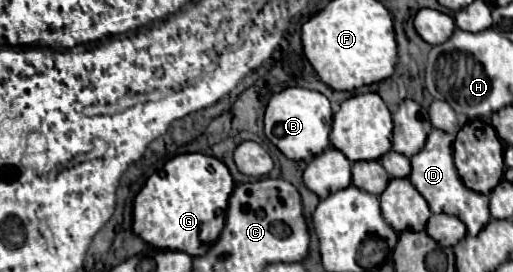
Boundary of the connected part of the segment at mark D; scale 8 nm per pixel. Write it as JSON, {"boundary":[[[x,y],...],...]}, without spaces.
{"boundary":[[[433,129],[427,137],[427,143],[425,143],[427,147],[423,151],[419,151],[415,157],[411,157],[413,171],[409,175],[409,181],[425,197],[425,201],[429,203],[433,213],[455,215],[465,223],[469,235],[477,235],[487,225],[487,221],[491,219],[489,197],[467,189],[463,185],[463,181],[459,179],[457,169],[453,165],[453,139],[455,139],[453,135],[439,131],[439,129]]]}

